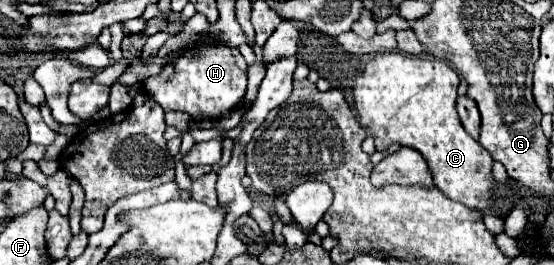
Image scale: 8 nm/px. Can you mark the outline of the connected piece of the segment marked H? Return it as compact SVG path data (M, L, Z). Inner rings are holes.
M200 42L196 54L178 54L172 62L164 64L160 74L142 82L148 96L158 102L164 112L186 112L192 120L220 118L230 114L246 94L246 72L242 72L232 56L232 50L224 44Z

